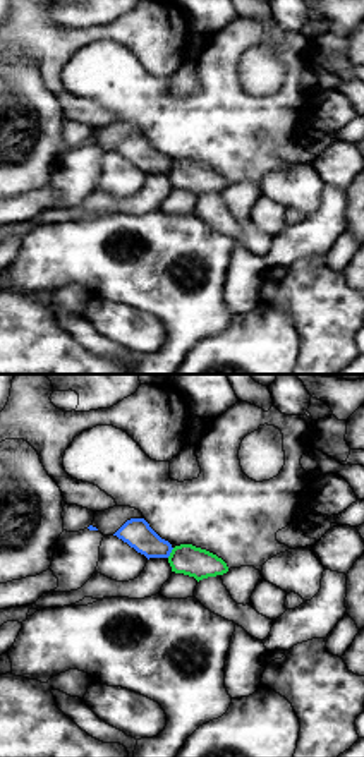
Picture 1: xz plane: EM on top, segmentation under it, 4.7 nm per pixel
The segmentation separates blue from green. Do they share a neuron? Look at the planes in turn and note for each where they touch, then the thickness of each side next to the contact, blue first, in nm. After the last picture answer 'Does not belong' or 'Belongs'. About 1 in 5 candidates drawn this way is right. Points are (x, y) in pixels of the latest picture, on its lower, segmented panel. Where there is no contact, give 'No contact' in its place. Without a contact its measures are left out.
Touches blue at (170, 551). Thickness 140 nm (blue) against 140 nm

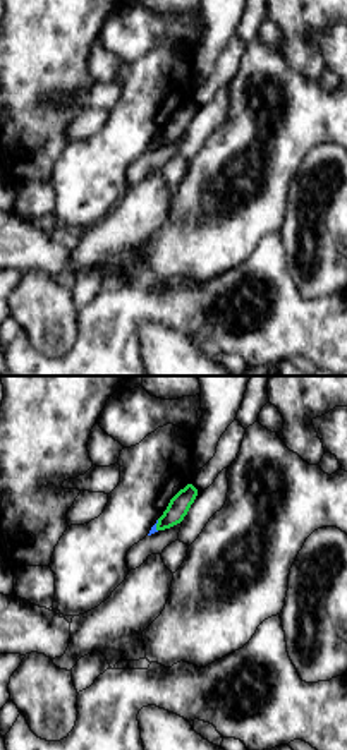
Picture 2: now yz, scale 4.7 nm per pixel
Touches blue at (155, 526). Thickness 30 nm (blue) against 100 nm

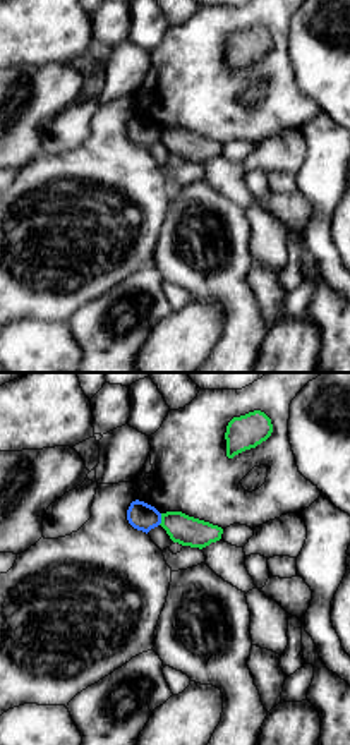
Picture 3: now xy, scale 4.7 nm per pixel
Touches blue at (160, 519). Thickness 130 nm (blue) against 140 nm

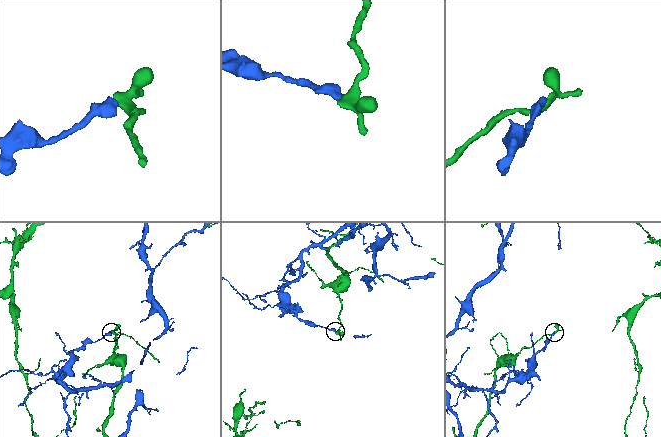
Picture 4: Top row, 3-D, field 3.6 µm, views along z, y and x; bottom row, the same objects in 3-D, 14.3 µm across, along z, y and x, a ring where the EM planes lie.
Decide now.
Does not belong

